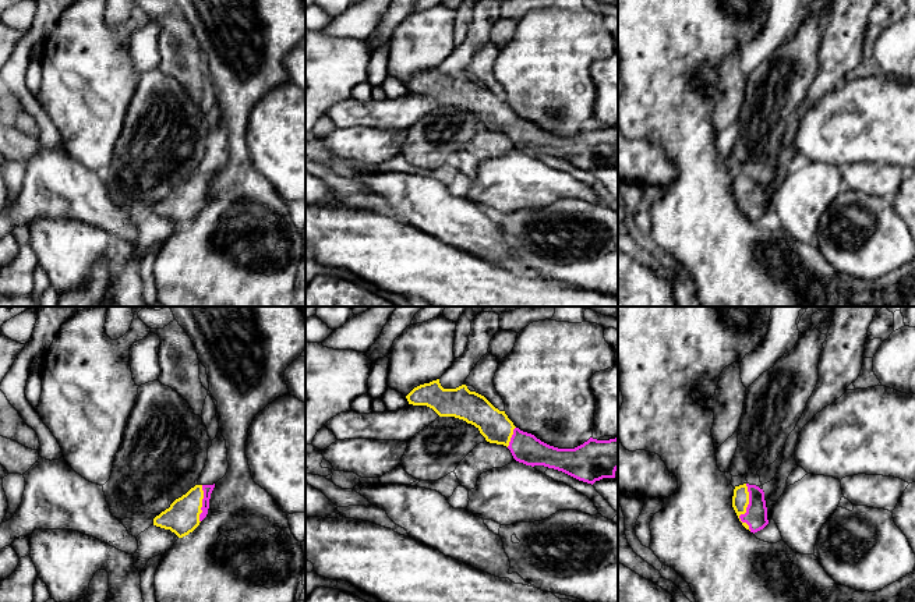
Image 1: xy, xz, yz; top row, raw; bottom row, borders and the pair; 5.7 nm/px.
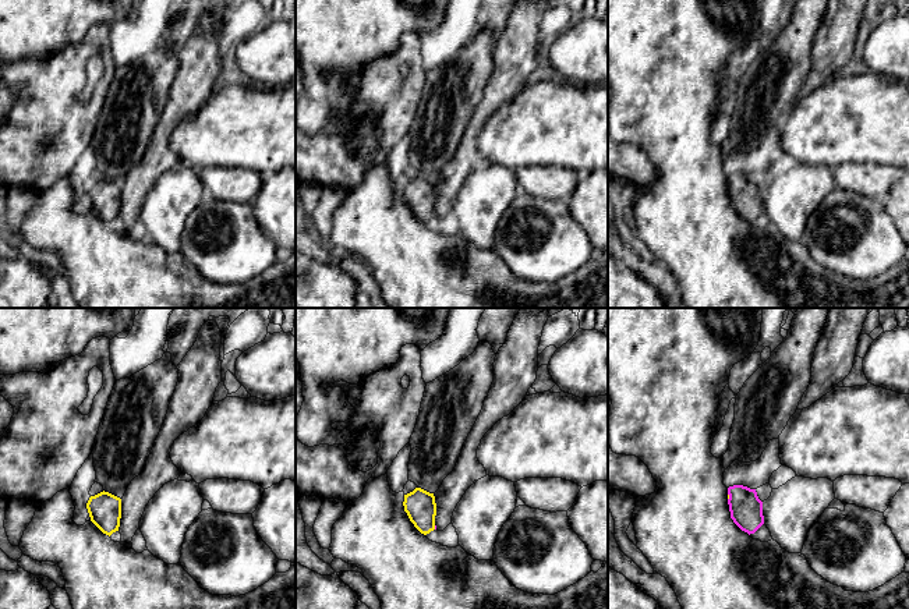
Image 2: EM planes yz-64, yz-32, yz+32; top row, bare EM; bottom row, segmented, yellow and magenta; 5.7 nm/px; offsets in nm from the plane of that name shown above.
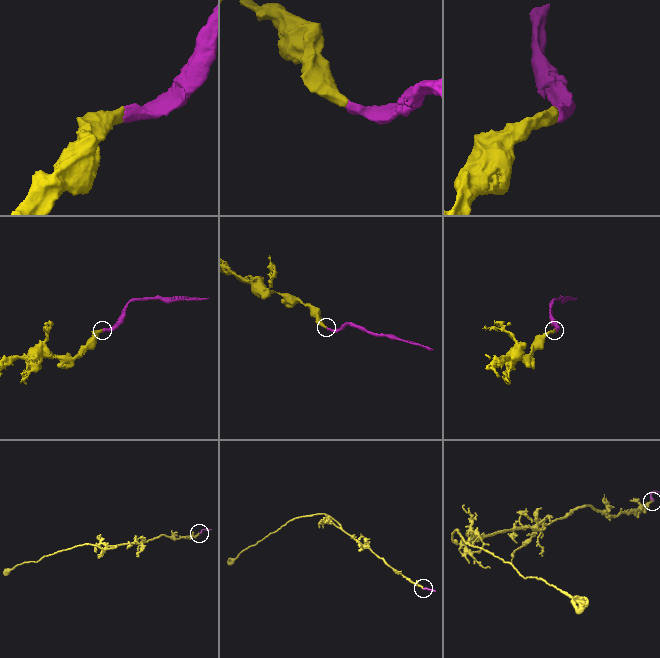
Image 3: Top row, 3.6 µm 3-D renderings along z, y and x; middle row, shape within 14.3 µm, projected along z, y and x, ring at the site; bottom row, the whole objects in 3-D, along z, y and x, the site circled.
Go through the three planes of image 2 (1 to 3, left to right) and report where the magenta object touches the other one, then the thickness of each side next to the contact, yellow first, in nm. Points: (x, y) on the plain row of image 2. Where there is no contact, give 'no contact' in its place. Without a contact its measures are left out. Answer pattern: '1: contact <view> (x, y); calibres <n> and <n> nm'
1: no contact
2: contact yz-32 (434, 215); calibres 180 and 20 nm
3: contact yz+32 (728, 184); calibres 20 and 190 nm

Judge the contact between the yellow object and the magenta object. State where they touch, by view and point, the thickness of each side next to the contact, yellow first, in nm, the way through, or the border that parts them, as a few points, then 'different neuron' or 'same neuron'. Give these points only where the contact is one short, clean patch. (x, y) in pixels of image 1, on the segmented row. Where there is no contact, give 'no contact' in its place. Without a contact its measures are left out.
yz (745, 509) | 100/130 nm | across yz (741, 496), (745, 500), (745, 509), (756, 512) | same neuron

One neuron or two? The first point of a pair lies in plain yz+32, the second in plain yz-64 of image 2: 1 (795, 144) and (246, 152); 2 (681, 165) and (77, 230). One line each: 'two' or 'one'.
1: one
2: one

